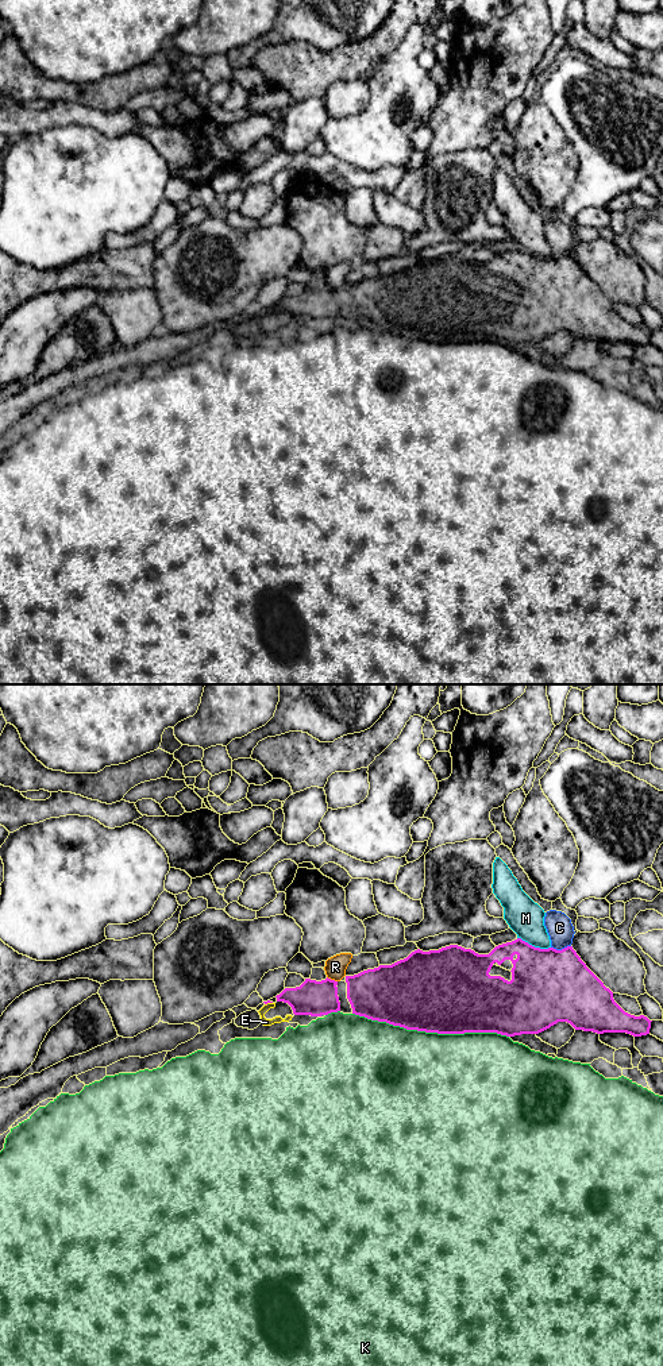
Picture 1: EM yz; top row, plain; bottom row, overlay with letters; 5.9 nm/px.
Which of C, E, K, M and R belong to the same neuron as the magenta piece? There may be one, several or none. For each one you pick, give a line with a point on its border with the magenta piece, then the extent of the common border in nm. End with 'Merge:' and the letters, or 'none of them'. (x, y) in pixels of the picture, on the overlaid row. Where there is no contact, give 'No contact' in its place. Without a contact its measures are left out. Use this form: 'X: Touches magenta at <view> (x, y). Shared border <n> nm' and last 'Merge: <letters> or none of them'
Merge: none of them

